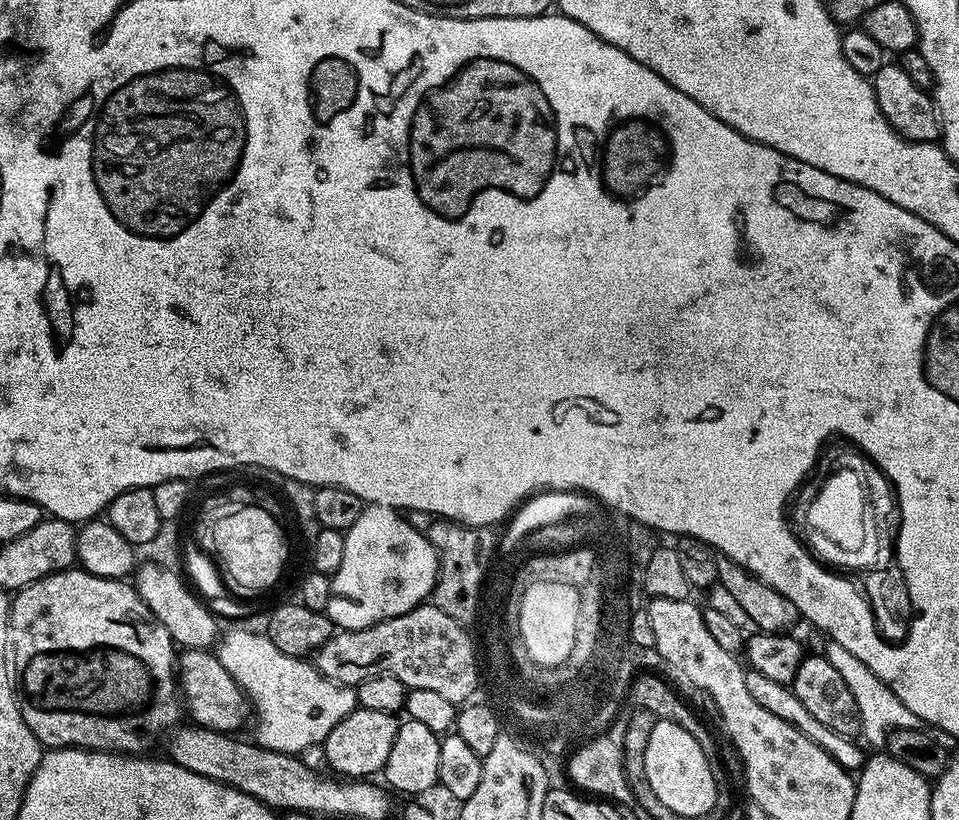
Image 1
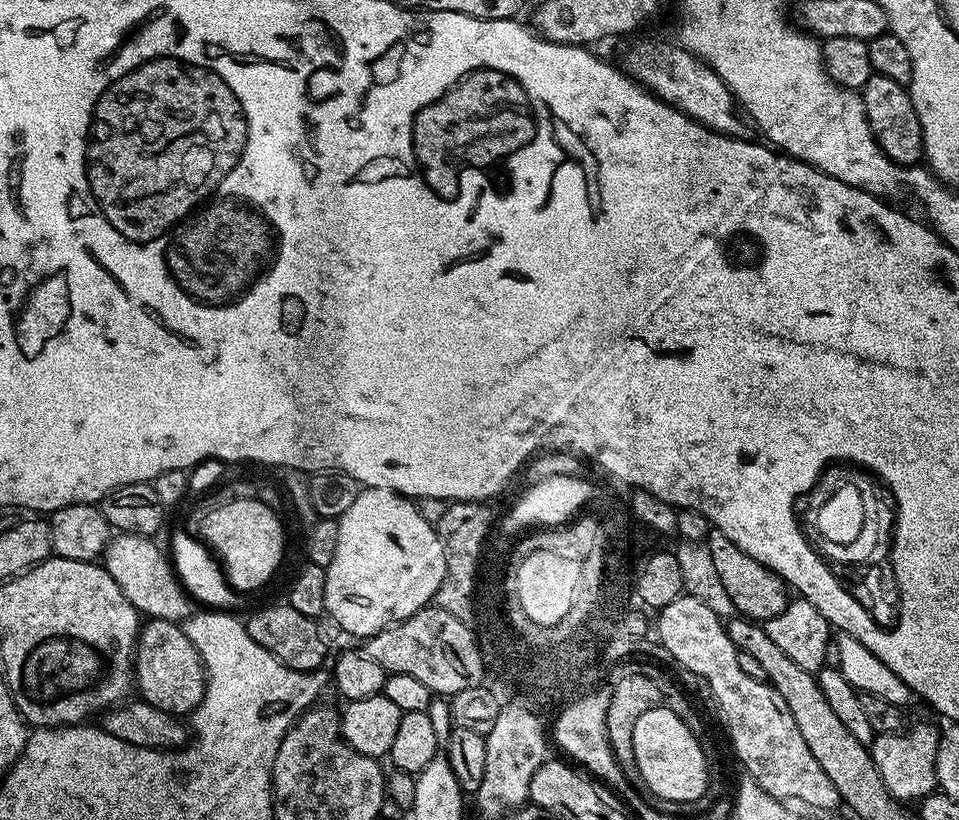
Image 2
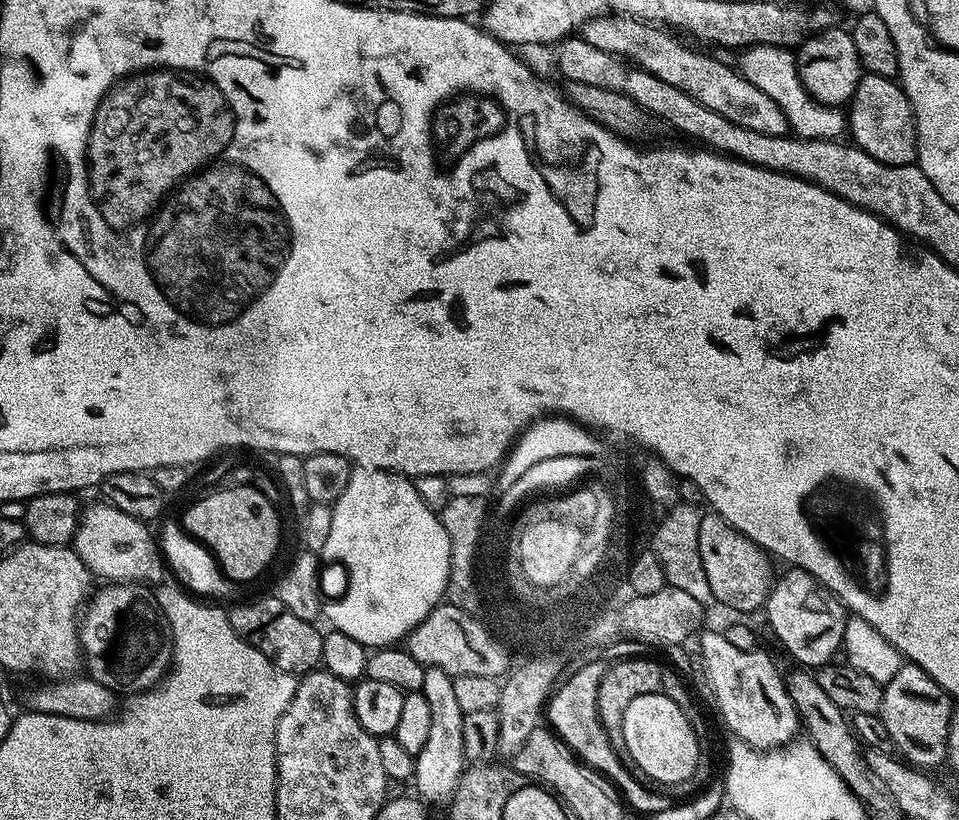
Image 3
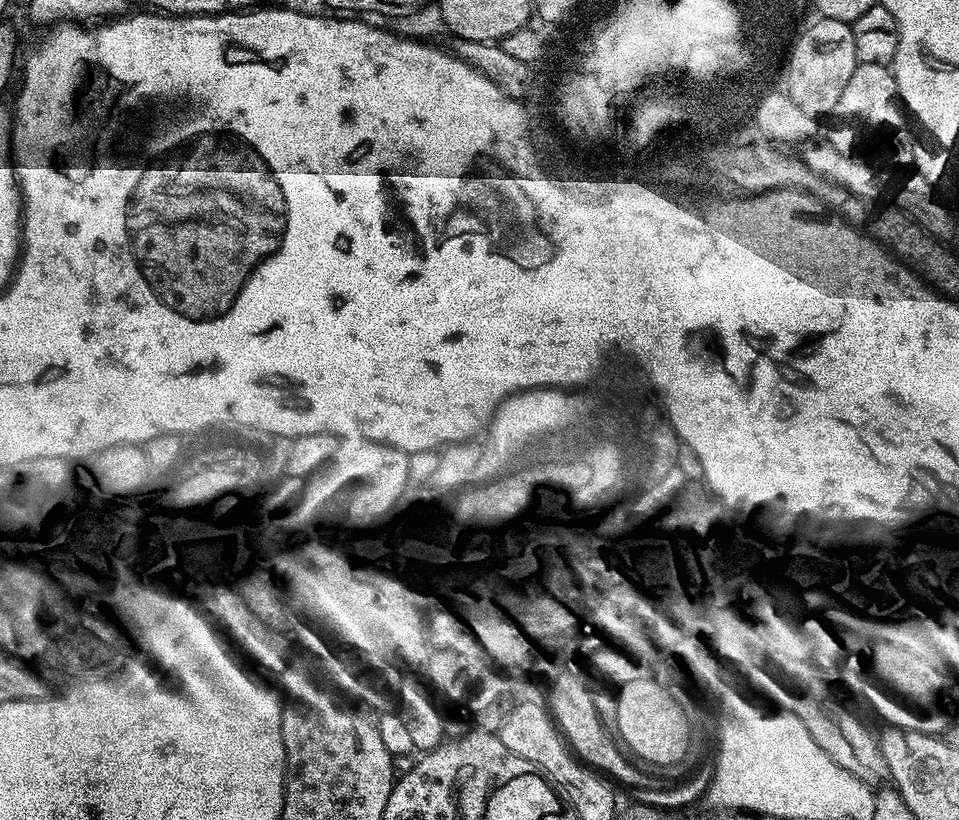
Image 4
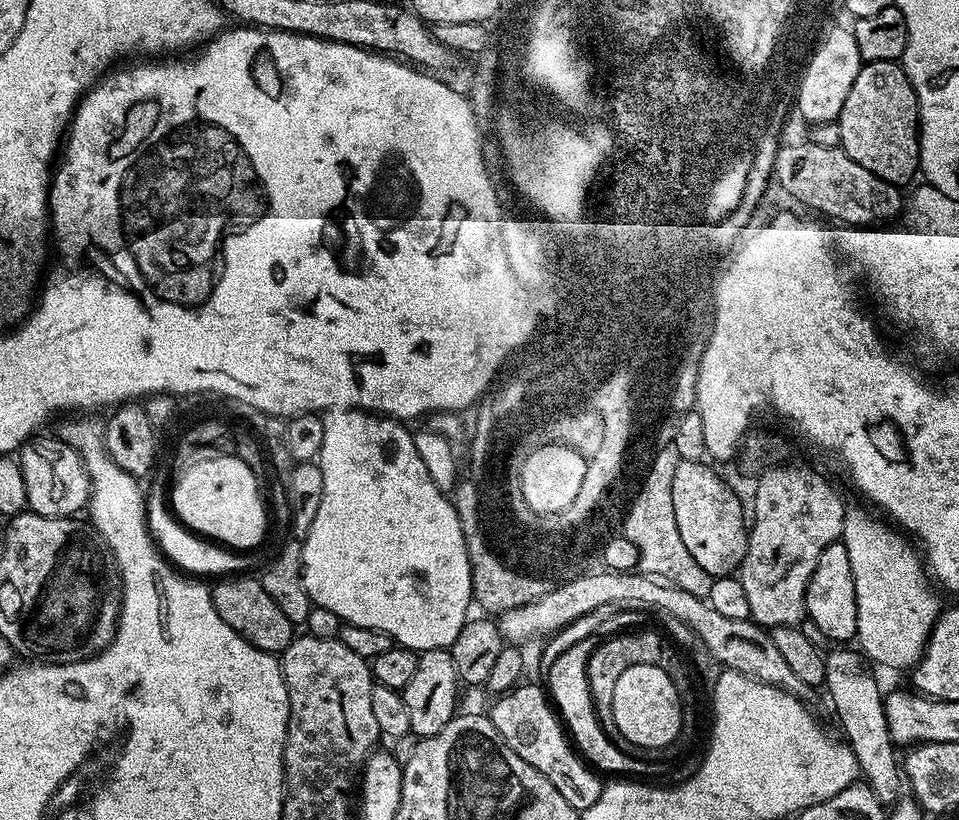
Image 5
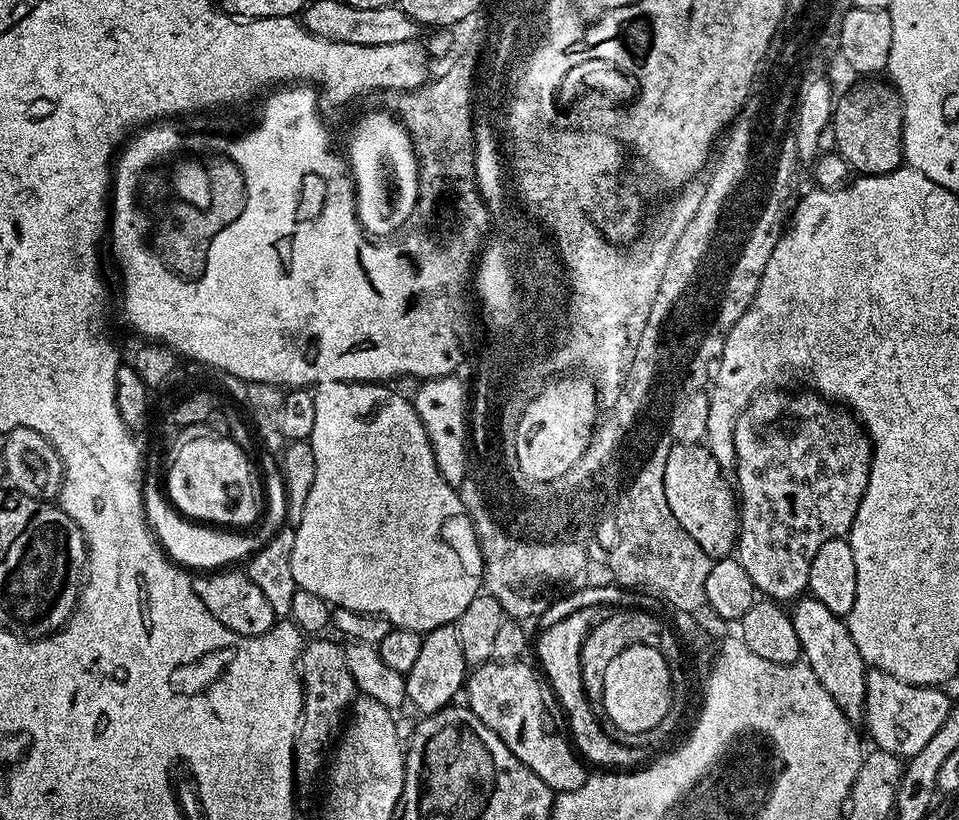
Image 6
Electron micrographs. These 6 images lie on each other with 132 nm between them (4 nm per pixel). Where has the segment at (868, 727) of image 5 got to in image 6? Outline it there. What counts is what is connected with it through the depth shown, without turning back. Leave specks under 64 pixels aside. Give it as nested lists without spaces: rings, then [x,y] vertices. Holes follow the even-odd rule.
[[[800,598],[791,605],[790,615],[794,630],[798,634],[800,651],[808,669],[818,678],[822,690],[834,698],[842,714],[850,721],[860,722],[864,719],[864,699],[866,698],[866,657],[859,653],[857,637],[847,628],[839,616],[830,614],[822,602],[811,598]]]

